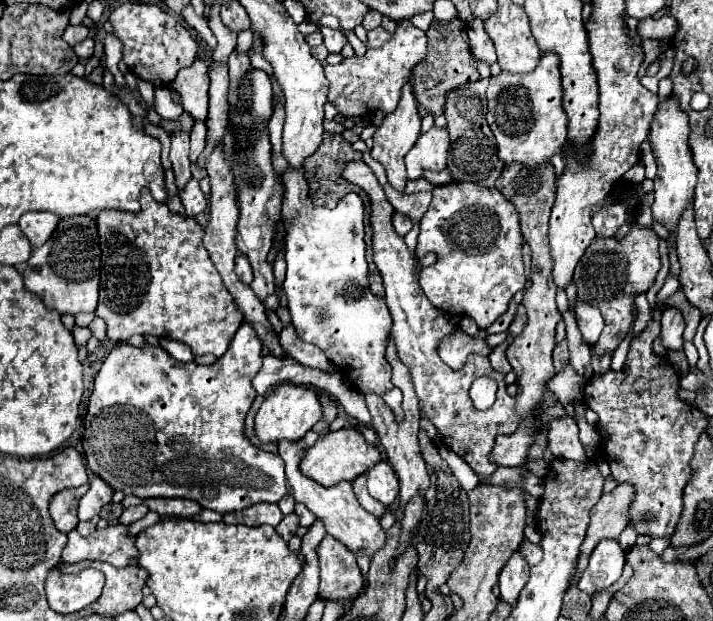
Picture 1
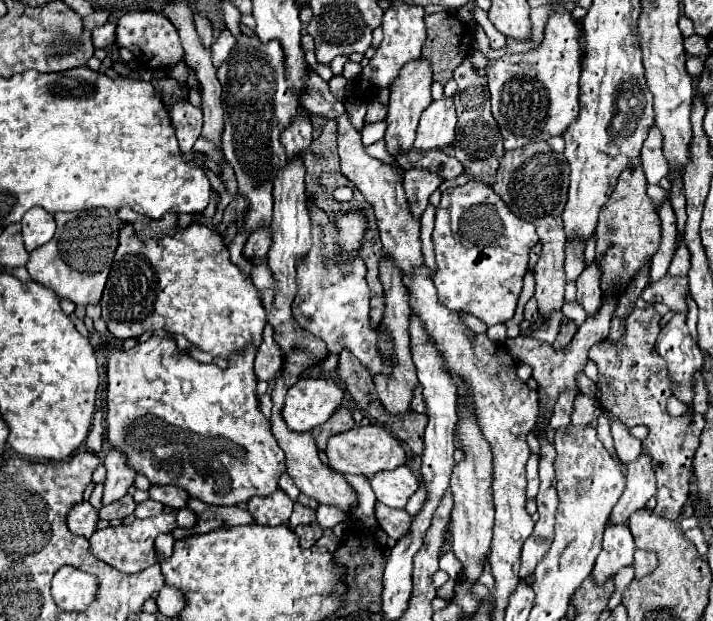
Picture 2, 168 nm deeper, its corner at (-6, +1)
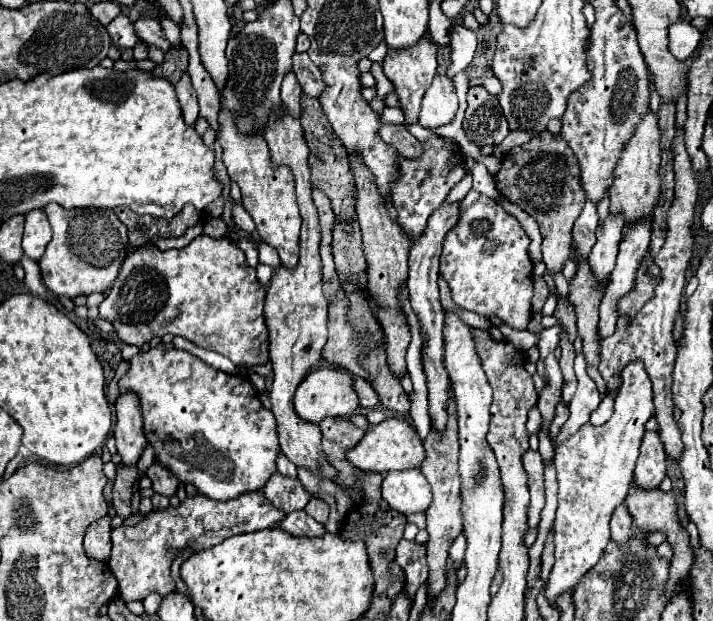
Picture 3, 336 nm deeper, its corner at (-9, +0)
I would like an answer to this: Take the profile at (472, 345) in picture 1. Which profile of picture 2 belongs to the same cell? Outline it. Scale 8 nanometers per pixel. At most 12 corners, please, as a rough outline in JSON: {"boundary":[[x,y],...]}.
{"boundary":[[615,301],[555,351],[533,337],[505,339],[507,355],[533,367],[539,395],[581,395],[591,345],[607,339]]}

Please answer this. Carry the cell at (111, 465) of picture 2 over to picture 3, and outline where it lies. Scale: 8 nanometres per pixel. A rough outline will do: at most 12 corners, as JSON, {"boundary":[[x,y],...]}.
{"boundary":[[120,392],[114,426],[124,464],[146,448],[138,396]]}

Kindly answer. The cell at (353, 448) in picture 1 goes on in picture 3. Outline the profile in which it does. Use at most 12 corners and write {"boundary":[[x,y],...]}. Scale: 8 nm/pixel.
{"boundary":[[386,418],[346,458],[360,470],[420,468],[414,424]]}

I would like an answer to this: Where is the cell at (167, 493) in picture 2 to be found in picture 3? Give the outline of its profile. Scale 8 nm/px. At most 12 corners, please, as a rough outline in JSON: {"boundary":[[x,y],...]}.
{"boundary":[[154,462],[144,476],[152,480],[158,494],[174,496],[178,478],[168,468]]}

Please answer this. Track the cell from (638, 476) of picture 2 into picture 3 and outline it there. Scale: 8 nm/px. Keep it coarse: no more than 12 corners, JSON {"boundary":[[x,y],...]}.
{"boundary":[[646,432],[634,470],[644,490],[666,476],[666,452],[658,432]]}

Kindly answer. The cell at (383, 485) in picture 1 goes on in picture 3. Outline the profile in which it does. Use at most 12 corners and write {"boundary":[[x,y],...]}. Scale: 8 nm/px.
{"boundary":[[420,468],[388,472],[382,498],[408,516],[426,512],[432,492]]}

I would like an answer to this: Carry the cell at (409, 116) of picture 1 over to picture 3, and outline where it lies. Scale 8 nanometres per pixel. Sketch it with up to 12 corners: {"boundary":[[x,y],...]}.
{"boundary":[[426,36],[388,52],[394,82],[406,122],[416,122],[436,76],[436,44]]}

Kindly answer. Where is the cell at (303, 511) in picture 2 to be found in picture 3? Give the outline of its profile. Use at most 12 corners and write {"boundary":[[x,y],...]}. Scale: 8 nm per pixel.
{"boundary":[[312,498],[306,506],[308,516],[324,524],[328,520],[328,504]]}

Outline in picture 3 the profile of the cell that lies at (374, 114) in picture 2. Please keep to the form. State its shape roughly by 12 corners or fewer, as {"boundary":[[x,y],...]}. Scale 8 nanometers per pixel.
{"boundary":[[382,64],[372,66],[376,94],[384,98],[394,84],[384,76]]}

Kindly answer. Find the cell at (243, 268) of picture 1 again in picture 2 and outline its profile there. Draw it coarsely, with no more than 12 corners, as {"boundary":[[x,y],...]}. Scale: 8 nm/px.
{"boundary":[[267,229],[249,235],[243,255],[247,259],[261,259],[271,245]]}

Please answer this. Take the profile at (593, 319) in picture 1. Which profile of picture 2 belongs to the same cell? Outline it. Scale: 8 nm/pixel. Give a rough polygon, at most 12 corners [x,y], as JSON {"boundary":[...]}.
{"boundary":[[599,267],[577,277],[577,303],[595,315],[603,305]]}

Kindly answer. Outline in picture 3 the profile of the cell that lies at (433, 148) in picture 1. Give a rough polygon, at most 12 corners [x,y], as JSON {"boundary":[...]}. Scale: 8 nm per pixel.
{"boundary":[[436,76],[424,92],[418,122],[448,124],[458,110],[454,82]]}

